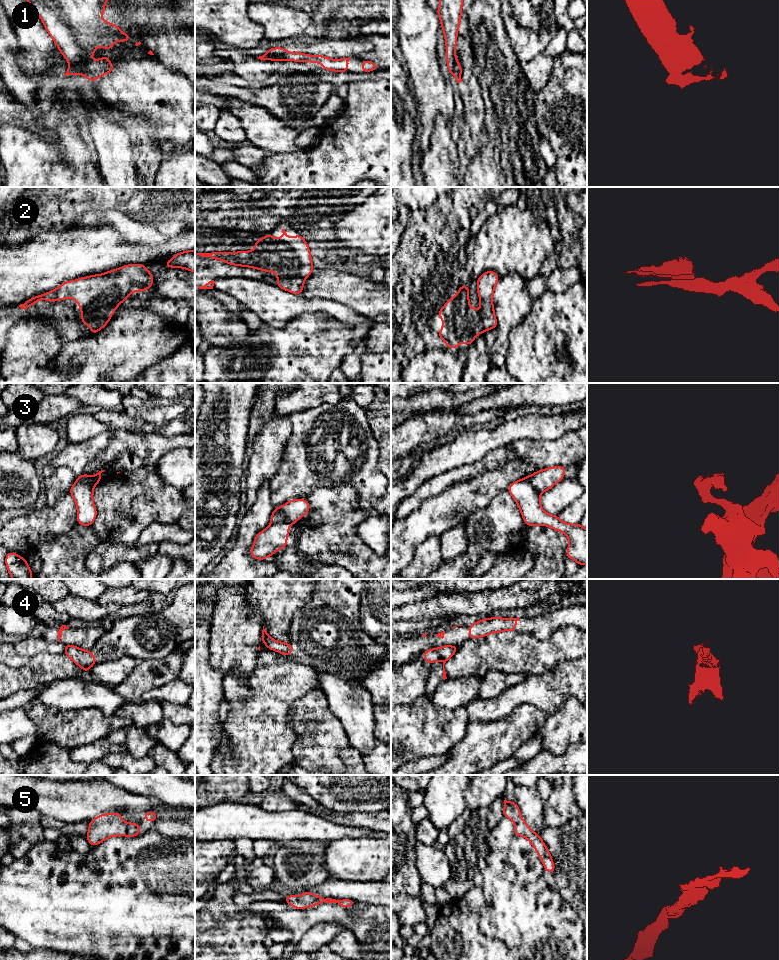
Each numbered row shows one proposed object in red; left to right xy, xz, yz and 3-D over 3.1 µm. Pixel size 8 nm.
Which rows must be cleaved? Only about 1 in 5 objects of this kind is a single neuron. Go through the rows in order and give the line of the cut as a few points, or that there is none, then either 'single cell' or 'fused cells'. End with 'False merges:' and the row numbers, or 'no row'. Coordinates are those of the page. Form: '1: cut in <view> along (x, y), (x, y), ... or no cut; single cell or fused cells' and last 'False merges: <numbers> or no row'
1: cut in xy along (89, 62), (83, 65), (69, 64); fused cells
2: no cut; single cell
3: cut in xy along (95, 480), (92, 483), (76, 481); fused cells
4: cut in xy along (71, 645), (66, 647); fused cells
5: no cut; single cell
False merges: 1, 3, 4

